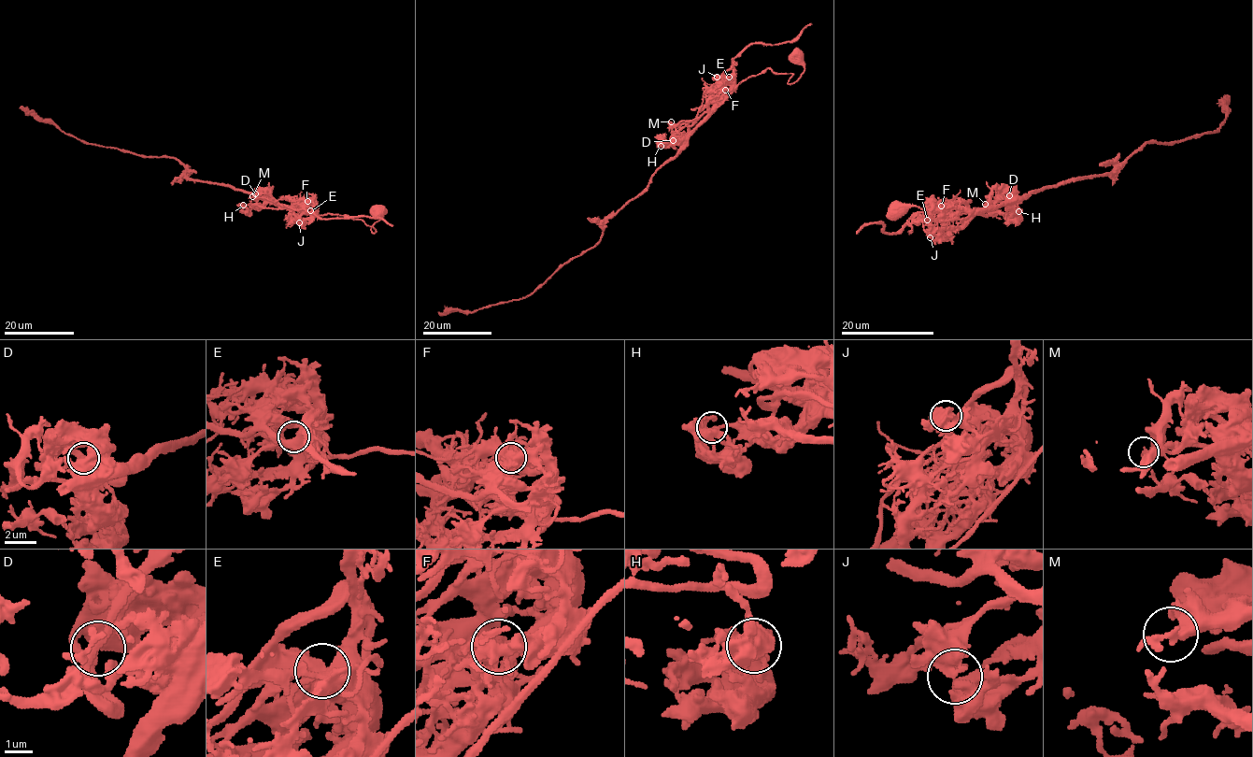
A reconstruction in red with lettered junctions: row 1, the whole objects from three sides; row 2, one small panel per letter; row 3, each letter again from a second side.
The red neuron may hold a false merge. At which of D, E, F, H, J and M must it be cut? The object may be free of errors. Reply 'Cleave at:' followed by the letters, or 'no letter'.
Cleave at: F

